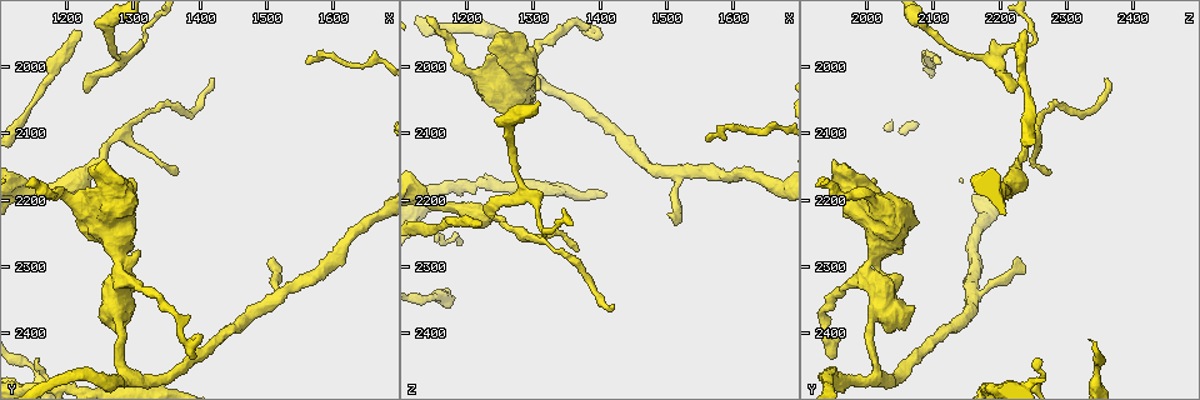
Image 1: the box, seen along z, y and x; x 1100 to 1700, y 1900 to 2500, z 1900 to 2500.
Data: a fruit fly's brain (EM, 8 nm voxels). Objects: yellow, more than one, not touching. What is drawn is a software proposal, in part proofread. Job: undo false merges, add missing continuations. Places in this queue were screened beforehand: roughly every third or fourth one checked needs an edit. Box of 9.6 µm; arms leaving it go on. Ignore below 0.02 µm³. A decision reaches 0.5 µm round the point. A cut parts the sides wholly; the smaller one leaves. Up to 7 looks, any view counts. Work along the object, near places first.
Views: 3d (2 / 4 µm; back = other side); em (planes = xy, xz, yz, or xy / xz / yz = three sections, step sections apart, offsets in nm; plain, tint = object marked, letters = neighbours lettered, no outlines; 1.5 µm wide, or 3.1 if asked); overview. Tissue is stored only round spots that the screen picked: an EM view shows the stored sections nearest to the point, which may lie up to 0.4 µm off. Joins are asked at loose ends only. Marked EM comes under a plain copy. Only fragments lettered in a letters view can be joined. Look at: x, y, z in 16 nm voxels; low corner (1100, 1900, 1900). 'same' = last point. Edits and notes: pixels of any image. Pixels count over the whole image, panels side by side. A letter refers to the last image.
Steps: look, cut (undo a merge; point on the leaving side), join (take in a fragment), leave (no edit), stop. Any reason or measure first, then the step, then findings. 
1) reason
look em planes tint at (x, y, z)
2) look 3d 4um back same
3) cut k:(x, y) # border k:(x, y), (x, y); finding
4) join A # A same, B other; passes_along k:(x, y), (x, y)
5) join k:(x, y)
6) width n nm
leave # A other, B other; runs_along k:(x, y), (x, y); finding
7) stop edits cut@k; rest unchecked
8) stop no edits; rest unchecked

end of a long branch
look 3d 2um at (1225, 1950, 2235)

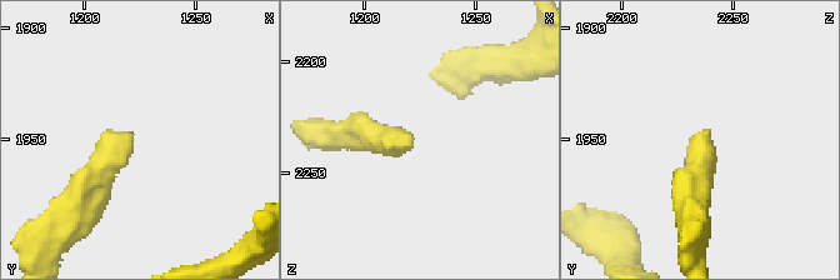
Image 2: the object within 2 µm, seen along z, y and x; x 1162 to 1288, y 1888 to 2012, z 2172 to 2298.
look em yz step 8 tint at (1221, 1947, 2238)

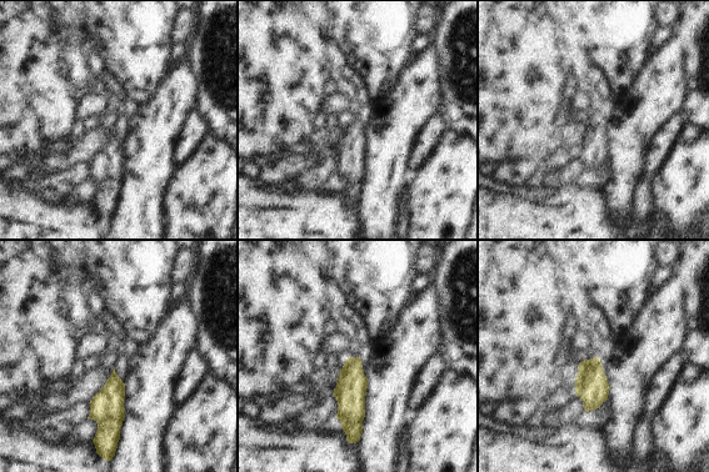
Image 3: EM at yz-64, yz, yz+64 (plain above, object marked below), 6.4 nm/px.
look em planes letters same

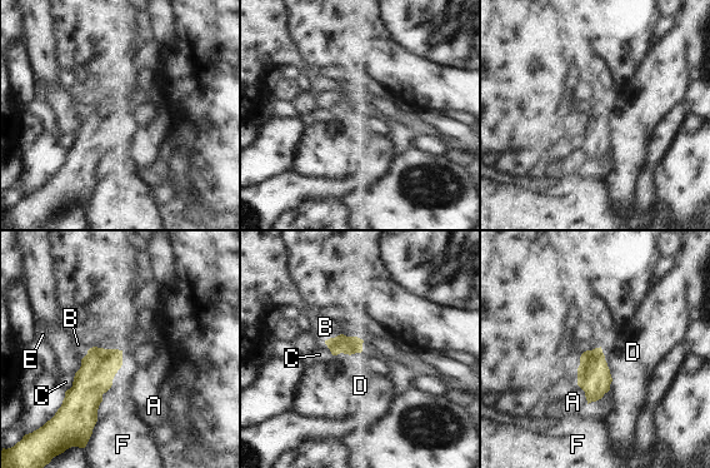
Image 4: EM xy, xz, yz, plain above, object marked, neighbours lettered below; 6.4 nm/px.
longest_contact D 280 nm
leave # A other, B other, C other, D other, E other, F other; no lettered fragment goes on from it

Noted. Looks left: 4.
an open end
look 3d 2um at (1510, 2285, 2225)

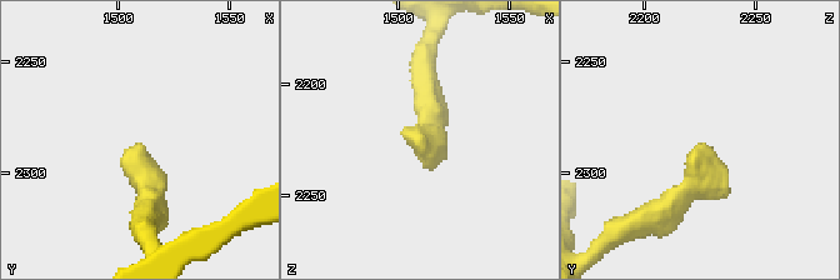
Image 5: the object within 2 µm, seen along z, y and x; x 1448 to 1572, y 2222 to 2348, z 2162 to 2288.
look em xz step 8 letters at (1510, 2284, 2226)

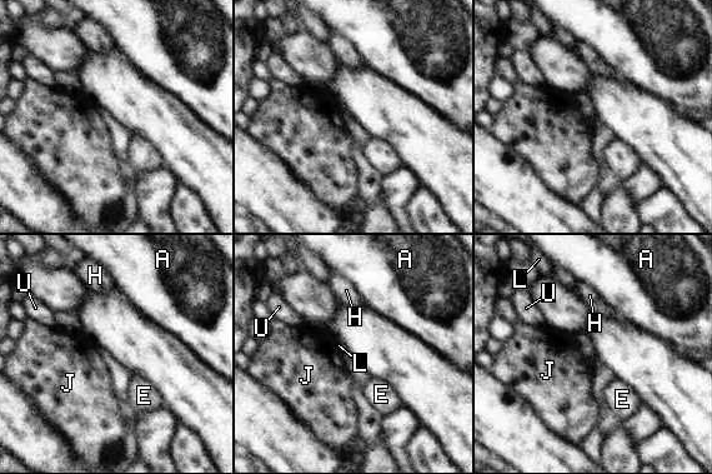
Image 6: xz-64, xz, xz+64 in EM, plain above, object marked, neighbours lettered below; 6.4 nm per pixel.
look em xy step 8 letters same

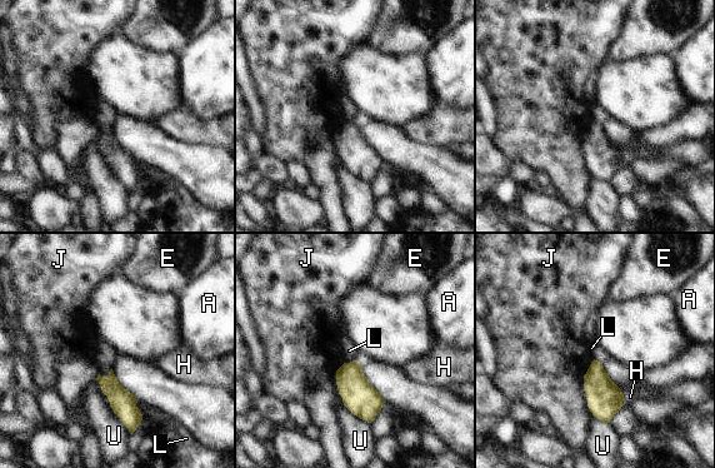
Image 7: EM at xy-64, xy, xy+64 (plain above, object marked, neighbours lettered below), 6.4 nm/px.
longest_contact U 420 nm
leave # A other, E other, H other, J other, L other, U other; no lettered fragment goes on from it

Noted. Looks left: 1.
stop no edits; rest unchecked

